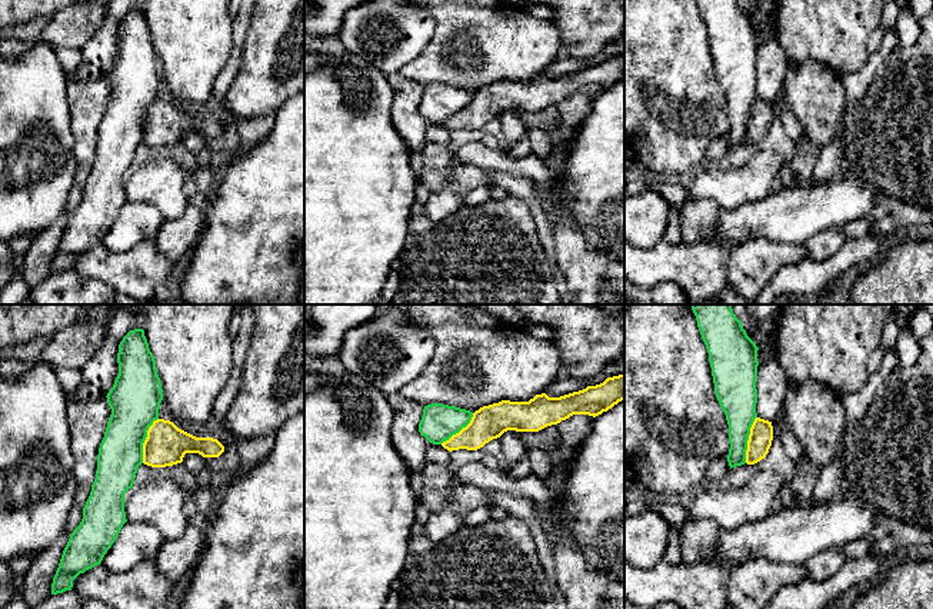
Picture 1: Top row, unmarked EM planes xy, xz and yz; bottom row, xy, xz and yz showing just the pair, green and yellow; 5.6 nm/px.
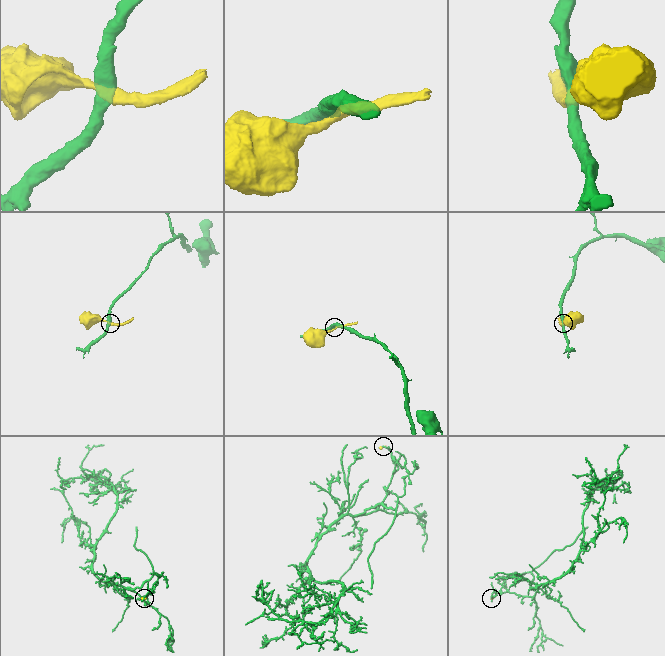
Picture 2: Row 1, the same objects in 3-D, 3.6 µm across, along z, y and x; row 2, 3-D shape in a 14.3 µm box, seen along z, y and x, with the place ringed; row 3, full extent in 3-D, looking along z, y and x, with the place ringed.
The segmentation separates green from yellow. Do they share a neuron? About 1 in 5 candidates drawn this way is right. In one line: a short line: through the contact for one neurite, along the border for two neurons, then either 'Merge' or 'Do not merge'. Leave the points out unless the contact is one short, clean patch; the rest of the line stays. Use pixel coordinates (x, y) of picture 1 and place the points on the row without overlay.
Line: xy (157, 97), (147, 110), (142, 142). Do not merge

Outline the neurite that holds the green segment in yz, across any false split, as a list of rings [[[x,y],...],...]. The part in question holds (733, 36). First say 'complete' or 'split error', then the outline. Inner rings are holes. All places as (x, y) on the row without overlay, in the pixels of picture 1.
complete | [[[697,0],[709,33],[714,74],[729,104],[730,149],[746,143],[750,107],[757,97],[757,30],[740,0]]]

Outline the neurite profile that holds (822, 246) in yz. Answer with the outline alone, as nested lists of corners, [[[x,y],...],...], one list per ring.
[[[840,226],[826,229],[803,243],[807,259],[813,262],[824,262],[834,256],[846,242],[846,236]]]

